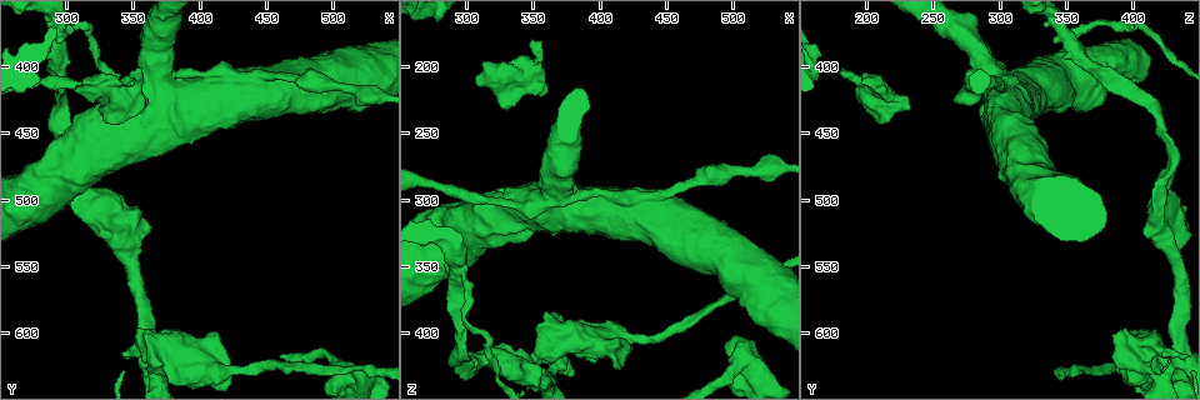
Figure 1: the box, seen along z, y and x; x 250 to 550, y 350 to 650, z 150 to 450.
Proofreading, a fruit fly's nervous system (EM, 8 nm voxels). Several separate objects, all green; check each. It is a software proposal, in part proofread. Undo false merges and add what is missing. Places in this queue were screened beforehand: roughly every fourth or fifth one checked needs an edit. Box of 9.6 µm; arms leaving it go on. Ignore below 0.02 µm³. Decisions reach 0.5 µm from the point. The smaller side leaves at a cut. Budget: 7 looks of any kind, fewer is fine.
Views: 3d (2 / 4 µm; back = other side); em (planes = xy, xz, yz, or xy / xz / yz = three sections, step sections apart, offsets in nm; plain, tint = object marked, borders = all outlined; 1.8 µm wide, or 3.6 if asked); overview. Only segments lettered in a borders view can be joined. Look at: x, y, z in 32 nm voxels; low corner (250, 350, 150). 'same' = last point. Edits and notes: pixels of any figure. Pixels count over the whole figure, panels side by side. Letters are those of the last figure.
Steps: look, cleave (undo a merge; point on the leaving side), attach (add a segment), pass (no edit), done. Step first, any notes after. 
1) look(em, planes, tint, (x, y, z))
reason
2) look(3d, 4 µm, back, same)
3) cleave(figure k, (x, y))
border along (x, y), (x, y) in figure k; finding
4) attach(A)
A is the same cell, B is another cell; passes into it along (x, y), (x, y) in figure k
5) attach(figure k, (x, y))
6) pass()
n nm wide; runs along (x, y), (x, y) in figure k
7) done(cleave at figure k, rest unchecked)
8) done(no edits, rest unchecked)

look(em, planes, borders, (408, 626, 406))
sharp bend

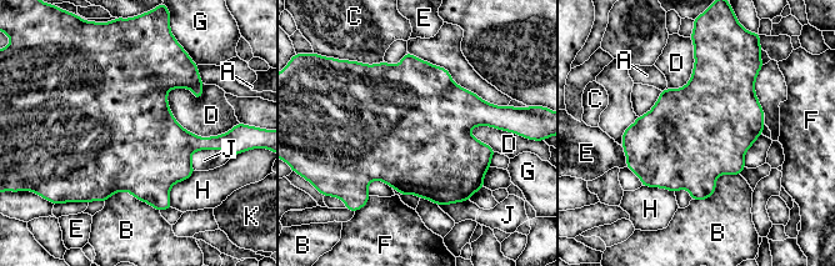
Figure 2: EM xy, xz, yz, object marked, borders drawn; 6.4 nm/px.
pass()
A, B, C, D, E, F, G, H, J and K are other cells; border along (166, 93), (185, 129), (224, 134) in figure 2; one cell here

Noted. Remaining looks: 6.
look(em, 3.6 µm, xy, step 4, borders, (504, 624, 424))
calibre changes

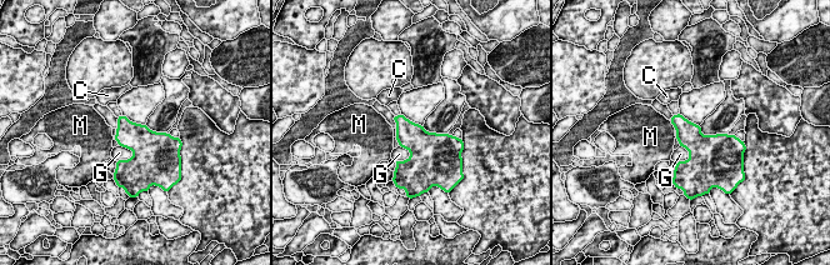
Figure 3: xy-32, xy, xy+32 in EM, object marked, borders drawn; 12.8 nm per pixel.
pass()
320 nm wide; C, G and M are other cells; border along (119, 144), (128, 148), (133, 156) in figure 3; one cell here

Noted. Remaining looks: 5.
look(em, 3.6 µm, planes, borders, (448, 412, 298))
calibre changes

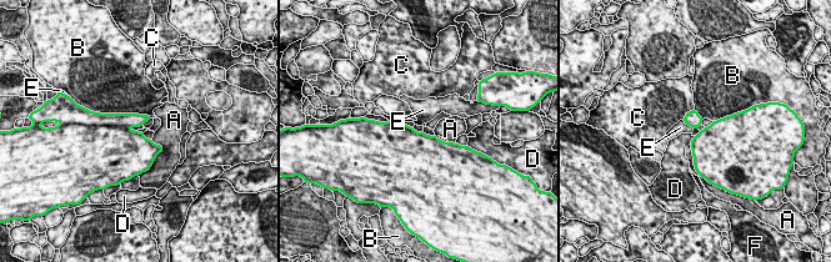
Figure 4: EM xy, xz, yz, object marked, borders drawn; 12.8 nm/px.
cleave(figure 4, (128, 120))
340 nm wide; A, B, C, D, E and F are other cells; border along (96, 124), (126, 127) in figure 4; two cells meet here

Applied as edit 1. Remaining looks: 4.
done(cleave at figure 4, rest unchecked)

